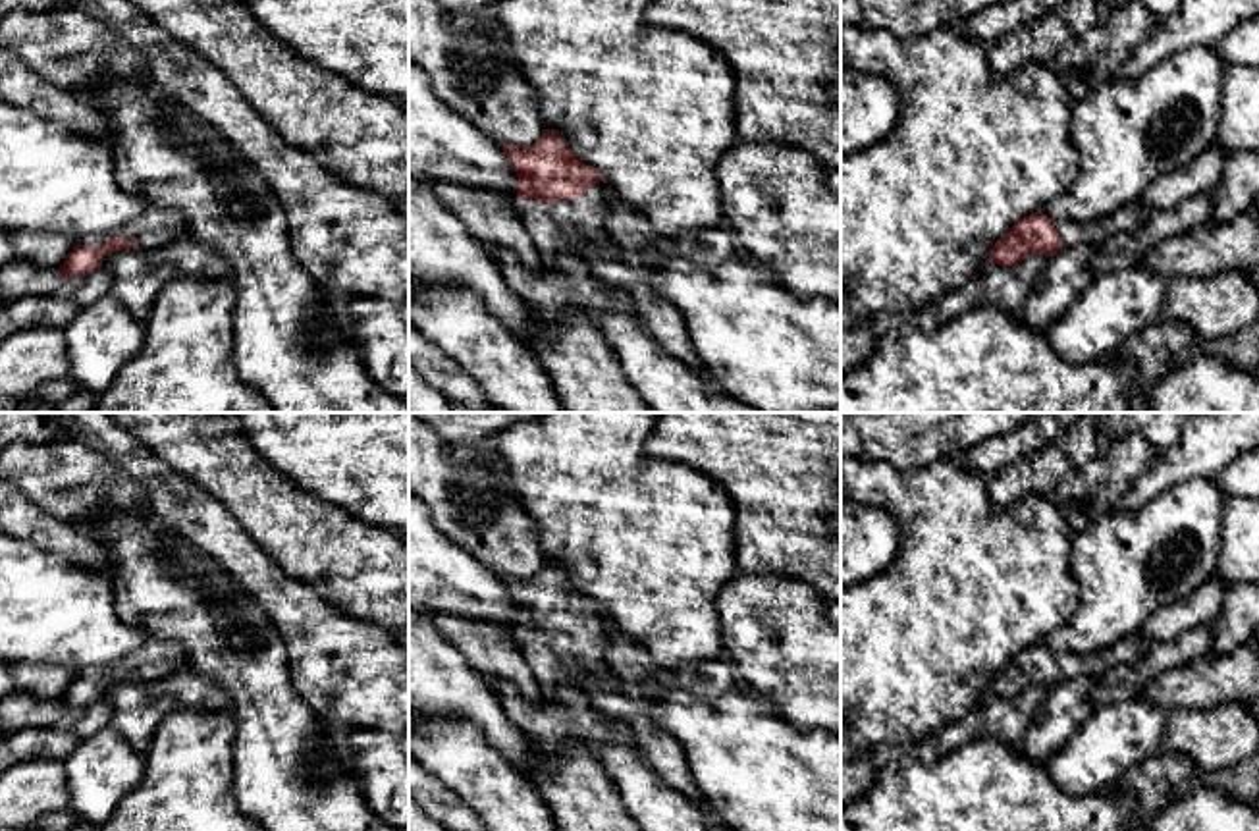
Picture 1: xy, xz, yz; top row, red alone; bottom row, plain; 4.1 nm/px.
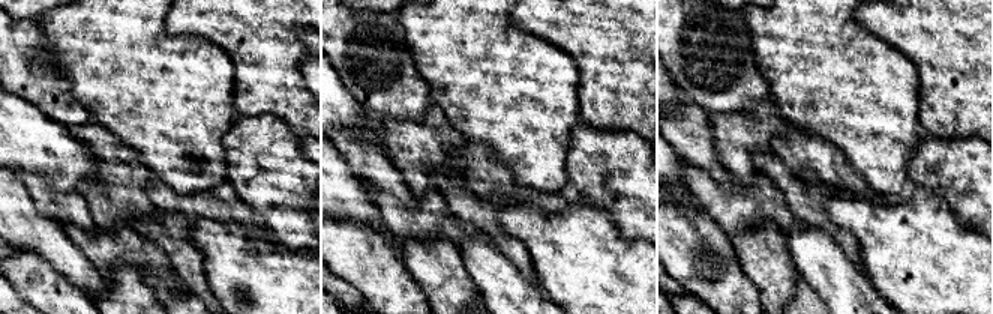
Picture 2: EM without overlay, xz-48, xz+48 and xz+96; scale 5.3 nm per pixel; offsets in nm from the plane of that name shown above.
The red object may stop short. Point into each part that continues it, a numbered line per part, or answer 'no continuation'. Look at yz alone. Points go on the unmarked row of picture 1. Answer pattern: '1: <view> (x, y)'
1: yz (1130, 650)

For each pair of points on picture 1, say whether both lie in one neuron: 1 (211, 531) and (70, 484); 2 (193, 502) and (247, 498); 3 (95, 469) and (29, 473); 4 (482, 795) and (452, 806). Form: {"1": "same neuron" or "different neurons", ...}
{"1": "different neurons", "2": "different neurons", "3": "same neuron", "4": "different neurons"}

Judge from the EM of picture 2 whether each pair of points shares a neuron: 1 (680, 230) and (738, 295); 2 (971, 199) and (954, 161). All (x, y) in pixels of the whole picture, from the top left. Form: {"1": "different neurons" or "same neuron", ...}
{"1": "same neuron", "2": "same neuron"}

